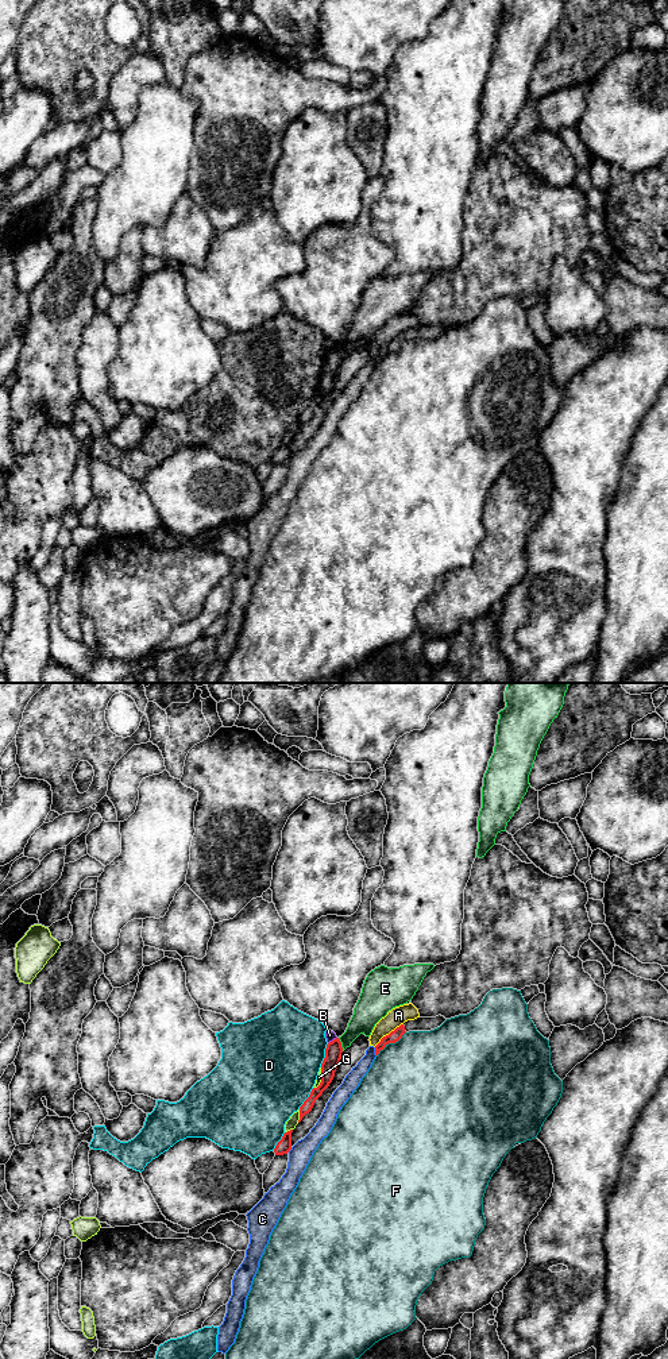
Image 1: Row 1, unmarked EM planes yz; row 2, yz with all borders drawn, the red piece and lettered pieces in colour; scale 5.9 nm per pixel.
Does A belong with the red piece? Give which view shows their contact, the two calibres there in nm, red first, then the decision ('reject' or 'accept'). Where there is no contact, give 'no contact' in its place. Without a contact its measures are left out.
meets red in yz; 70 nm thick on the red side, 110 nm on the other; reject

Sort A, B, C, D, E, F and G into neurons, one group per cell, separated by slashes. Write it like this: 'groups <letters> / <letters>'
groups A C / B / D / E / F / G

